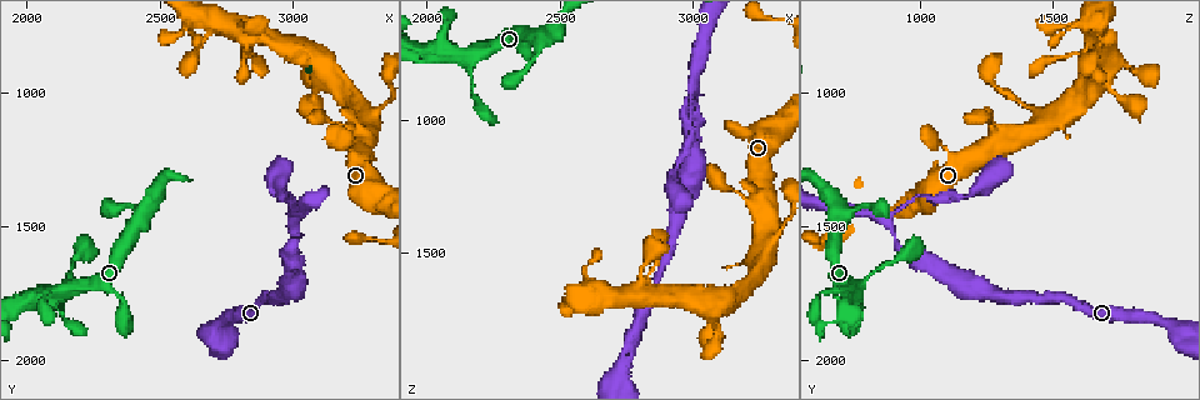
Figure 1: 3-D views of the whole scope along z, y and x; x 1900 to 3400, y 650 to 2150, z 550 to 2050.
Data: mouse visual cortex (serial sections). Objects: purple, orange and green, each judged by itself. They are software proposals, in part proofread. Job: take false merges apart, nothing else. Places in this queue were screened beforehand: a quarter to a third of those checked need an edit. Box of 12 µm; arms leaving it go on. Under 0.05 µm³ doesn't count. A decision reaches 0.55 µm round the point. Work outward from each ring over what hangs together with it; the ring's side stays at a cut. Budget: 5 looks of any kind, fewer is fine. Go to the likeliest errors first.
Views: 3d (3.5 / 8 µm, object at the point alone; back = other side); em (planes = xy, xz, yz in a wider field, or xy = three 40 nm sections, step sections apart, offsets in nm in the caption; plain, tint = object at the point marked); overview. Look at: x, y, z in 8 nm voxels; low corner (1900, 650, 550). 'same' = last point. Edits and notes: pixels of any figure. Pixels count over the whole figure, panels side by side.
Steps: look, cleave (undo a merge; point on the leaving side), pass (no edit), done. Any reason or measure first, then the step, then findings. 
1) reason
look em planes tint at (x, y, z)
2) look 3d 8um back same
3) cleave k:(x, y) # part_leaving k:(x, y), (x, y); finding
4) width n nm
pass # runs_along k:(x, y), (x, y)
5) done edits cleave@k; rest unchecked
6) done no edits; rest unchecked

look 3d 3.5um at (2850, 850, 1580)

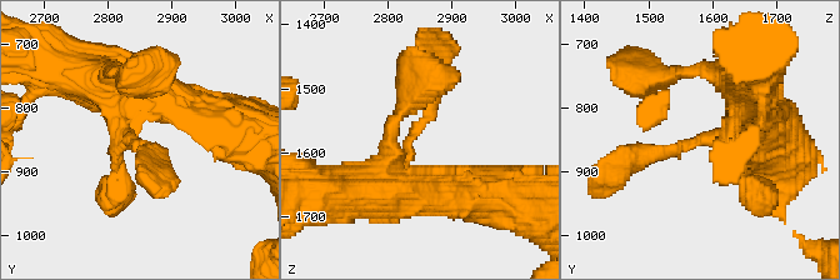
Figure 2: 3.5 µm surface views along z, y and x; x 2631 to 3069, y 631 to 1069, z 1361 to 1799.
arms 3; arm_widths 150, 200, 350 nm; shape alone is not enough
look em xy step 3 tint at (2840, 850, 1570)

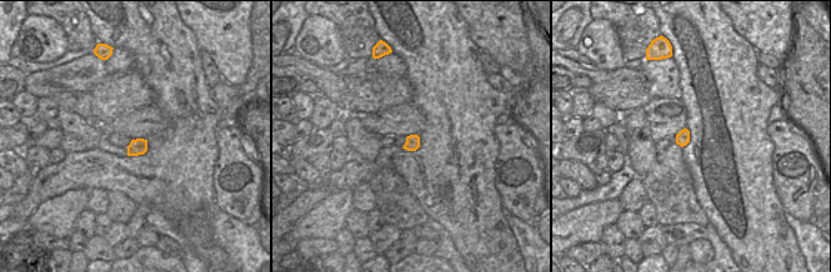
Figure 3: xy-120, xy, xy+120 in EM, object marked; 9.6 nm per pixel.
pass # continuous, no second cell

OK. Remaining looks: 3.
sharp bend
look 3d 3.5um back at (2170, 1730, 760)

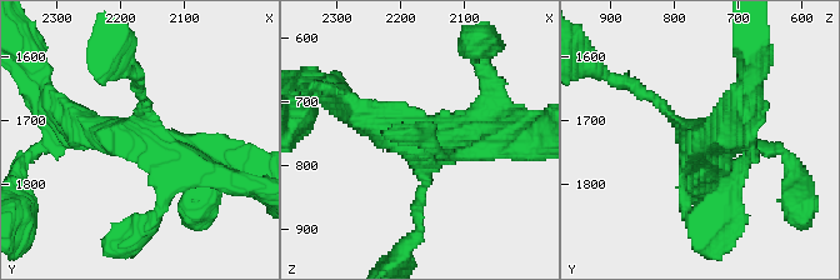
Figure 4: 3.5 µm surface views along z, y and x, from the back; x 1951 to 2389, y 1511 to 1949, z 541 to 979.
look em xy step 2 tint at (2165, 1725, 755)

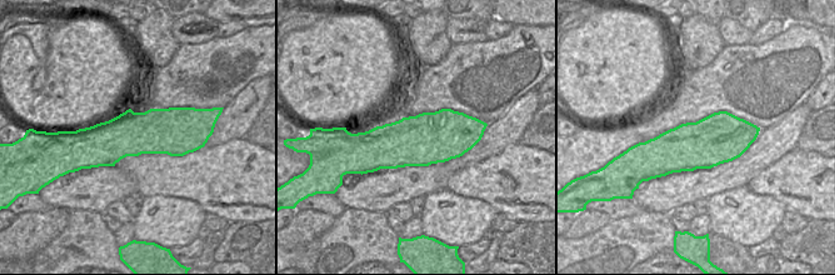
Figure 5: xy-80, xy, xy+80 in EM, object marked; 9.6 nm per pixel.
pass # runs_along 4:(69, 119), (88, 134), (223, 149); continuous, no second cell

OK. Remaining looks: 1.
done no edits; rest unchecked

